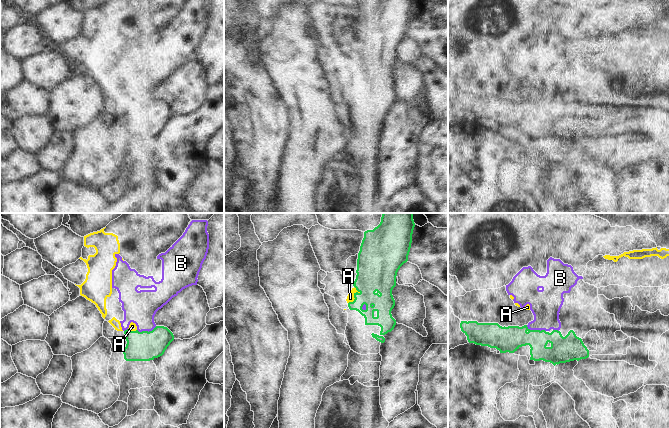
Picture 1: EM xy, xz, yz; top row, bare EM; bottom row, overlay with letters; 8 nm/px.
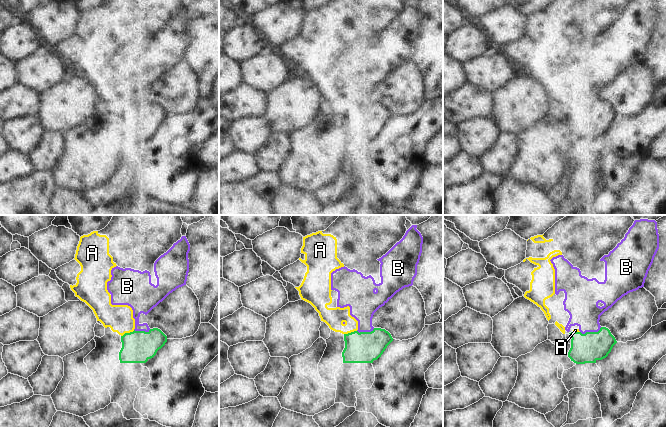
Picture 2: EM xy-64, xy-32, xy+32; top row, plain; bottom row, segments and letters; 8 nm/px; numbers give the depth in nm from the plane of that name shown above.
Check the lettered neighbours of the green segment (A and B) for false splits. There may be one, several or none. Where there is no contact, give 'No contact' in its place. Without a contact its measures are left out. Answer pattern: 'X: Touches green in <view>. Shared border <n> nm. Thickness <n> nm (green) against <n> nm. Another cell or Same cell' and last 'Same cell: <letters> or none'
A: Touches green in xz. Shared border 150 nm. Thickness 280 nm (green) against 60 nm. Another cell
B: Touches green in yz. Shared border 170 nm. Thickness 200 nm (green) against 240 nm. Another cell
Same cell: none

